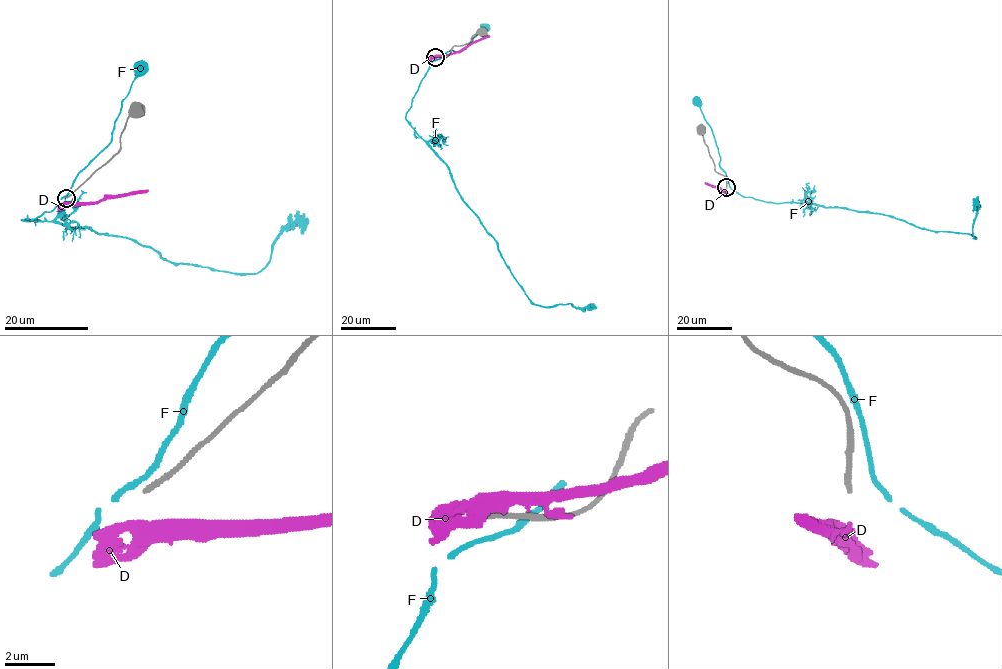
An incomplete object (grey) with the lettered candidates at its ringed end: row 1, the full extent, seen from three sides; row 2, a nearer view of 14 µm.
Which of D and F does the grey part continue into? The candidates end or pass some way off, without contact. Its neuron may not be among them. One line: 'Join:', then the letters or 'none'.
Join: none

